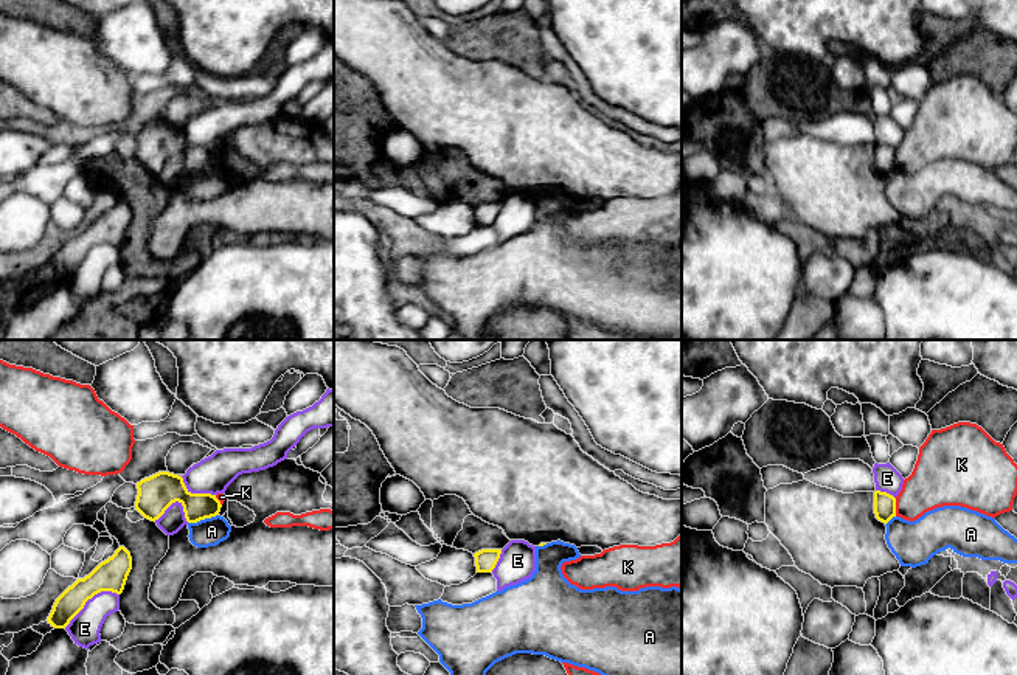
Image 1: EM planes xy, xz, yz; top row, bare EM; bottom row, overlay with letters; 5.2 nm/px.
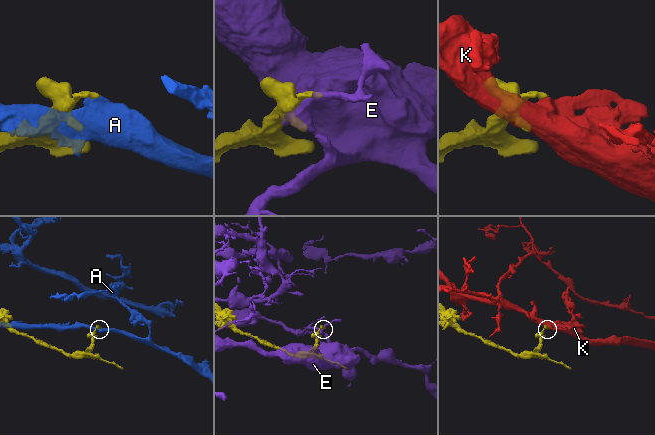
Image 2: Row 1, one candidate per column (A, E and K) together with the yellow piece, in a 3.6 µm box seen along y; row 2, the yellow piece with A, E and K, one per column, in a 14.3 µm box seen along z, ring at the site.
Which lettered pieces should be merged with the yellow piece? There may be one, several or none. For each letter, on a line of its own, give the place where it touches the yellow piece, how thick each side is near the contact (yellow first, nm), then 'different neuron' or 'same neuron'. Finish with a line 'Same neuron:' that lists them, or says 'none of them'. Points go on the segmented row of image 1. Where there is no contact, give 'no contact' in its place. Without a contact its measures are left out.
A: xy (202, 519) | 170/140 nm | different neuron
E: xy (89, 598) | 160/160 nm | different neuron
K: yz (895, 508) | 110/260 nm | different neuron
Same neuron: none of them

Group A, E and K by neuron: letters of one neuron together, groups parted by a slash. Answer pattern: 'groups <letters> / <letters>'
groups A / E / K

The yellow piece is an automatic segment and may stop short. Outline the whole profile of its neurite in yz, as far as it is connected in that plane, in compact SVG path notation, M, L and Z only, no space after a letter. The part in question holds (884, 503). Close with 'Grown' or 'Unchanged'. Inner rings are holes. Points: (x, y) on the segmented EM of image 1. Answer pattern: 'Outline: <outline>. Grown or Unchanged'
Outline: M874 492L874 514L876 518L882 523L888 523L896 517L896 498L887 492Z. Unchanged

